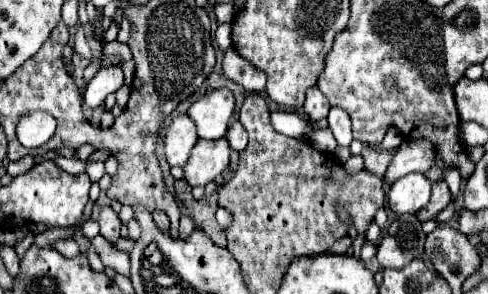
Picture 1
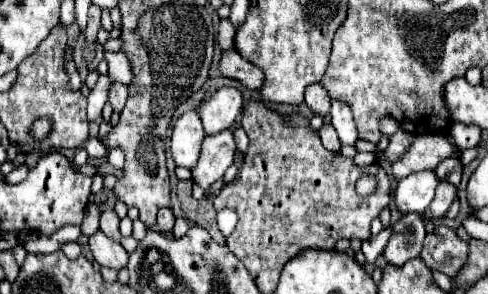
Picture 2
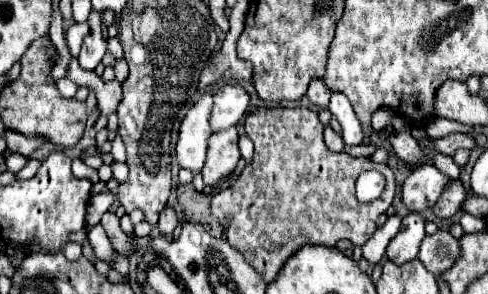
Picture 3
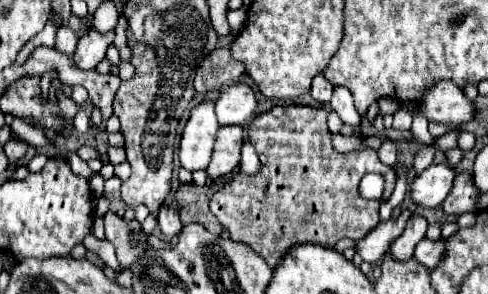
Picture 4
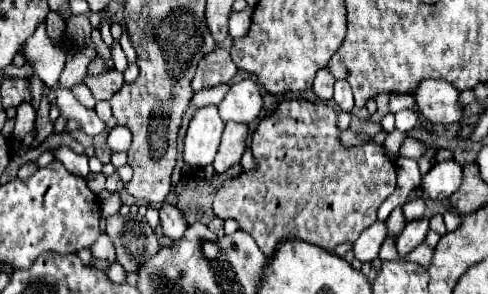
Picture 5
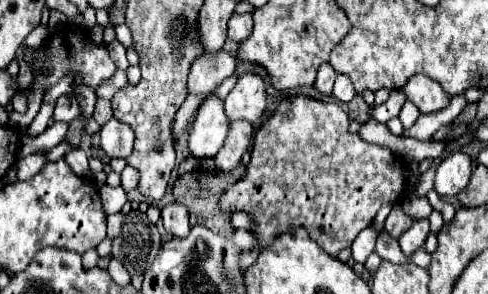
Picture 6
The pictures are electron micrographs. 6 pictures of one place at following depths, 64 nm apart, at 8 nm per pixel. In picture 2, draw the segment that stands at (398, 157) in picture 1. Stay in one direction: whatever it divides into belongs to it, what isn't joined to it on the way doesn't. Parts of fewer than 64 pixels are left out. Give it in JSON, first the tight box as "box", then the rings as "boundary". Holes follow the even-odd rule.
{"box":[392,134,458,180],"boundary":[[[420,134],[420,136],[414,136],[408,152],[404,152],[404,156],[392,164],[392,178],[400,180],[412,172],[418,172],[418,170],[436,170],[436,166],[444,160],[444,158],[450,158],[450,156],[456,156],[458,154],[458,146],[454,142],[454,138],[450,134]]]}

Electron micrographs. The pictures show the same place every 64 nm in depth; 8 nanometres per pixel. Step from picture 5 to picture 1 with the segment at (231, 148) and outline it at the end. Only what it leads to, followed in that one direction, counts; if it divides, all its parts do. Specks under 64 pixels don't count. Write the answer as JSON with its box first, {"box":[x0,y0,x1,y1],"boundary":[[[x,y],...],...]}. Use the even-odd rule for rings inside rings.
{"box":[184,138,230,186],"boundary":[[[224,138],[220,140],[198,140],[190,152],[184,170],[184,180],[190,186],[206,186],[214,182],[230,162],[230,146]]]}

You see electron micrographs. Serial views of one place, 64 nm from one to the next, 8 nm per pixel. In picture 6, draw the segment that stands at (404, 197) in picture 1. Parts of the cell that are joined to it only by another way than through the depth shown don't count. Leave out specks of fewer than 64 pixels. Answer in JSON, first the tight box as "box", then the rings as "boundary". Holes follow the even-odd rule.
{"box":[434,152,472,196],"boundary":[[[454,152],[438,162],[434,174],[434,190],[444,196],[456,196],[470,182],[472,160],[464,152]]]}

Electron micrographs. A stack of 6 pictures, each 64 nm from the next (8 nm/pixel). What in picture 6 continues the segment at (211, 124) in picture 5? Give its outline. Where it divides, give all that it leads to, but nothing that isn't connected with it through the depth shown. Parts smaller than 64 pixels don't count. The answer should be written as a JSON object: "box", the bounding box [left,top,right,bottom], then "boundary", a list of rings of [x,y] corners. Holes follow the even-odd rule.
{"box":[188,96,228,158],"boundary":[[[210,96],[198,108],[188,134],[188,152],[194,158],[214,158],[222,148],[228,132],[228,118],[224,114],[222,100]]]}

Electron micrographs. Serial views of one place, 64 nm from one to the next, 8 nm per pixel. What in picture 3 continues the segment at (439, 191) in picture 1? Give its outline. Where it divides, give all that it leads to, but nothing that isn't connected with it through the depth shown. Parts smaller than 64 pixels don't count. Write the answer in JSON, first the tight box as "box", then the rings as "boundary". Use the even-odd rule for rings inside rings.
{"box":[432,180,464,218],"boundary":[[[460,180],[448,182],[448,188],[440,194],[440,200],[432,206],[434,216],[438,218],[450,218],[462,210],[464,204],[464,186]]]}

